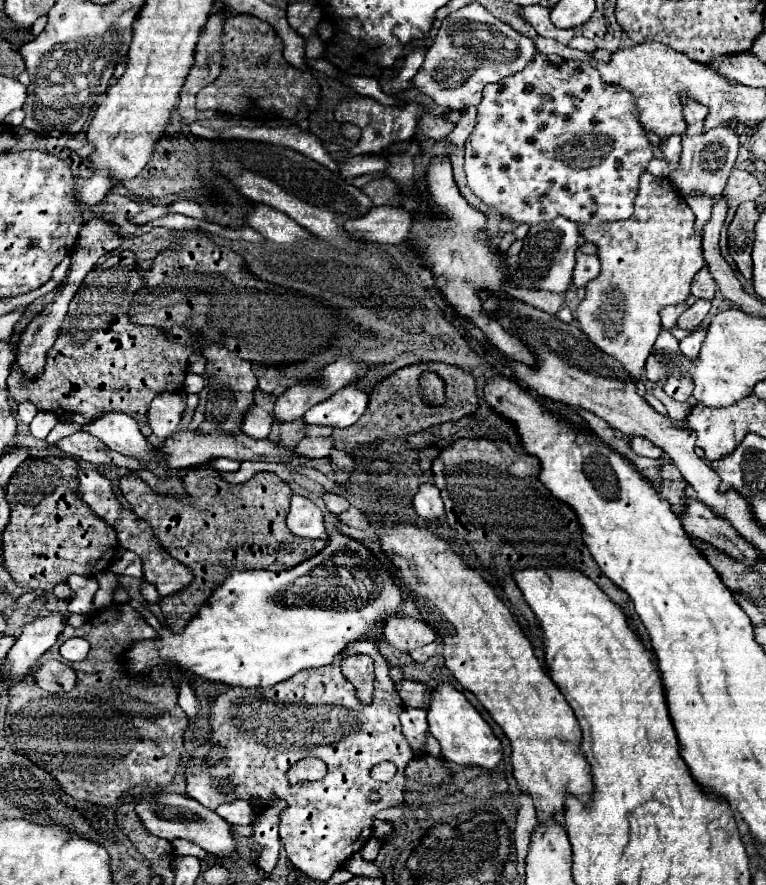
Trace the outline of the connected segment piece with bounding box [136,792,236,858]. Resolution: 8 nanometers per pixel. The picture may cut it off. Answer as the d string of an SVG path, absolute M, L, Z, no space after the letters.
M174 792L156 794L154 798L158 798L158 802L162 806L170 806L170 808L154 808L152 802L148 802L148 800L136 802L136 814L140 816L142 824L154 836L160 836L160 838L166 838L166 840L184 838L184 840L198 844L200 848L204 848L208 854L212 854L216 858L234 858L236 838L234 838L228 822L224 818L220 818L214 810L208 810L200 802L186 798L186 796L180 796L180 794L174 794Z

